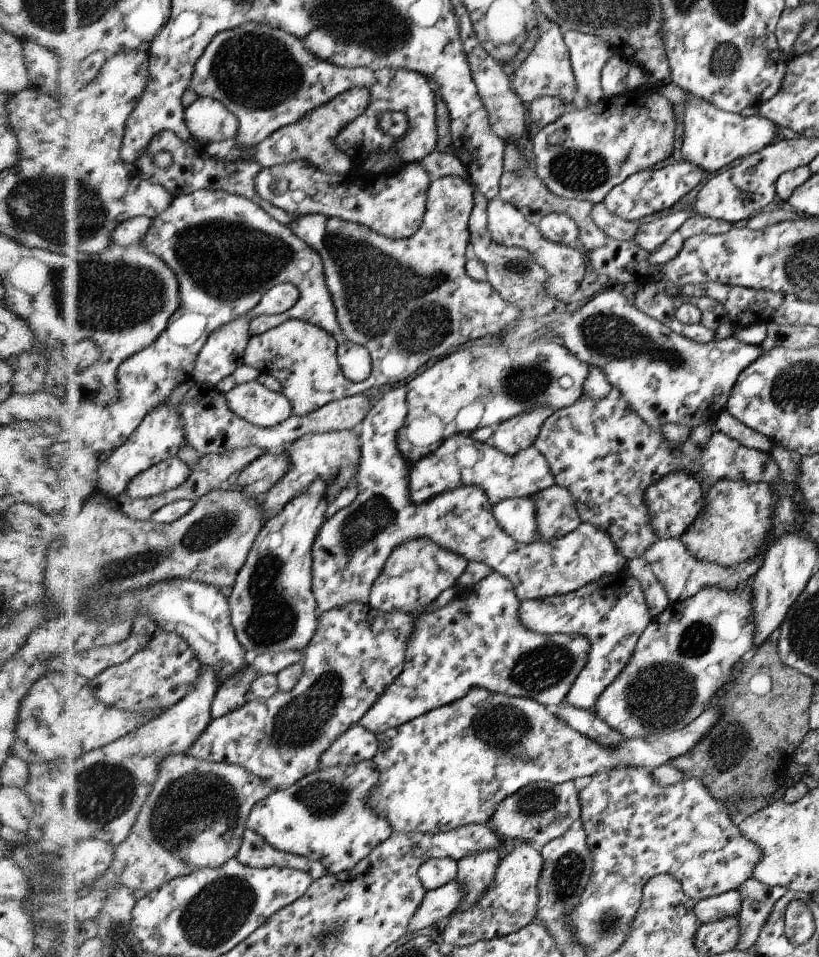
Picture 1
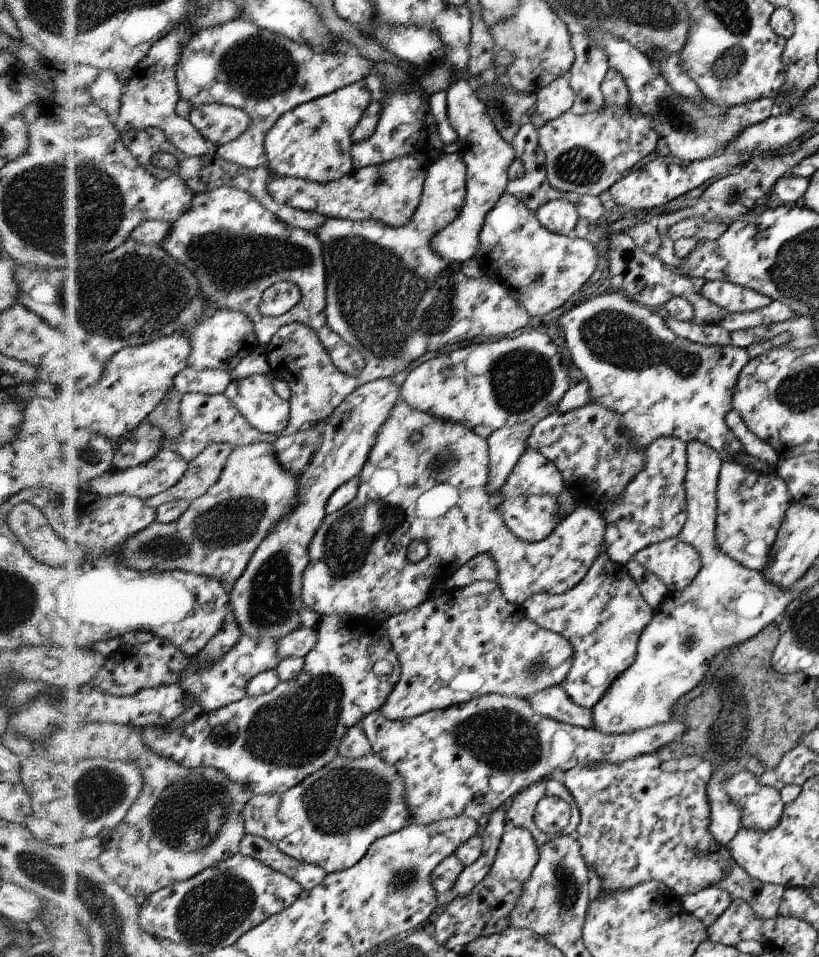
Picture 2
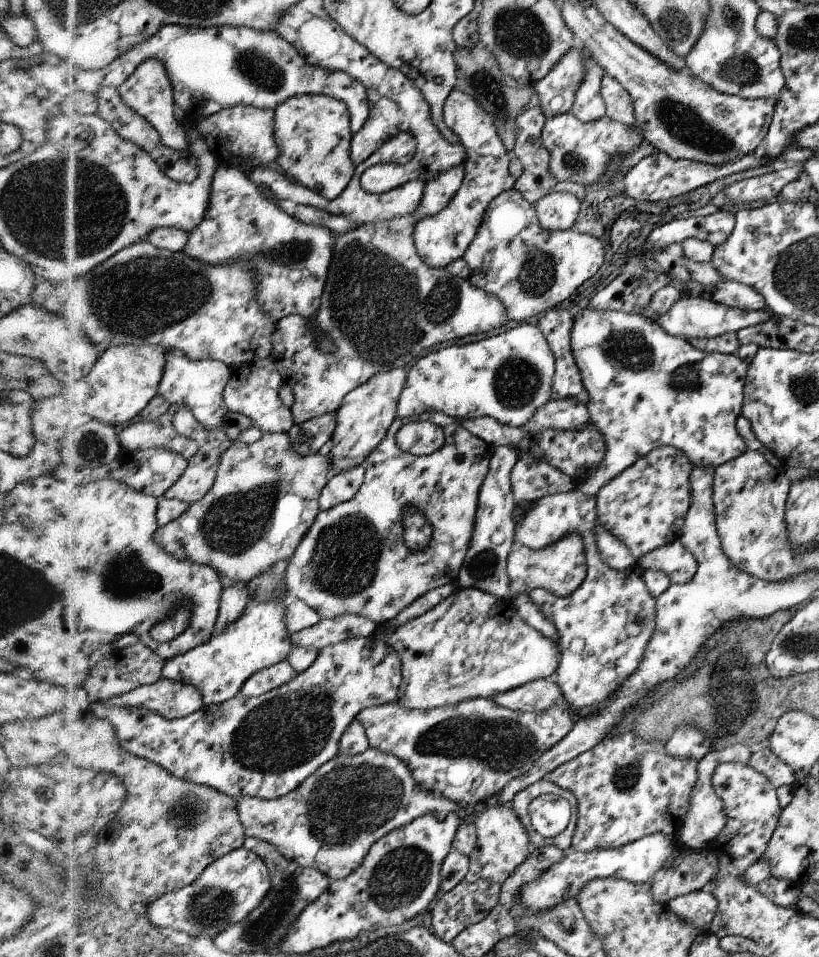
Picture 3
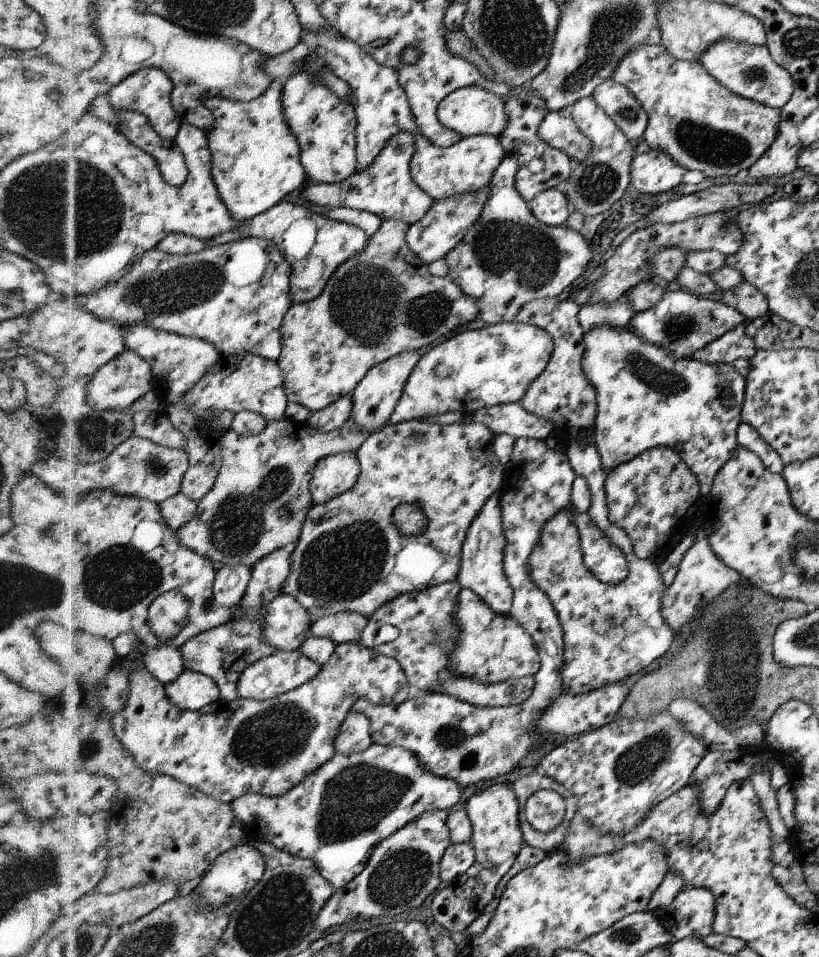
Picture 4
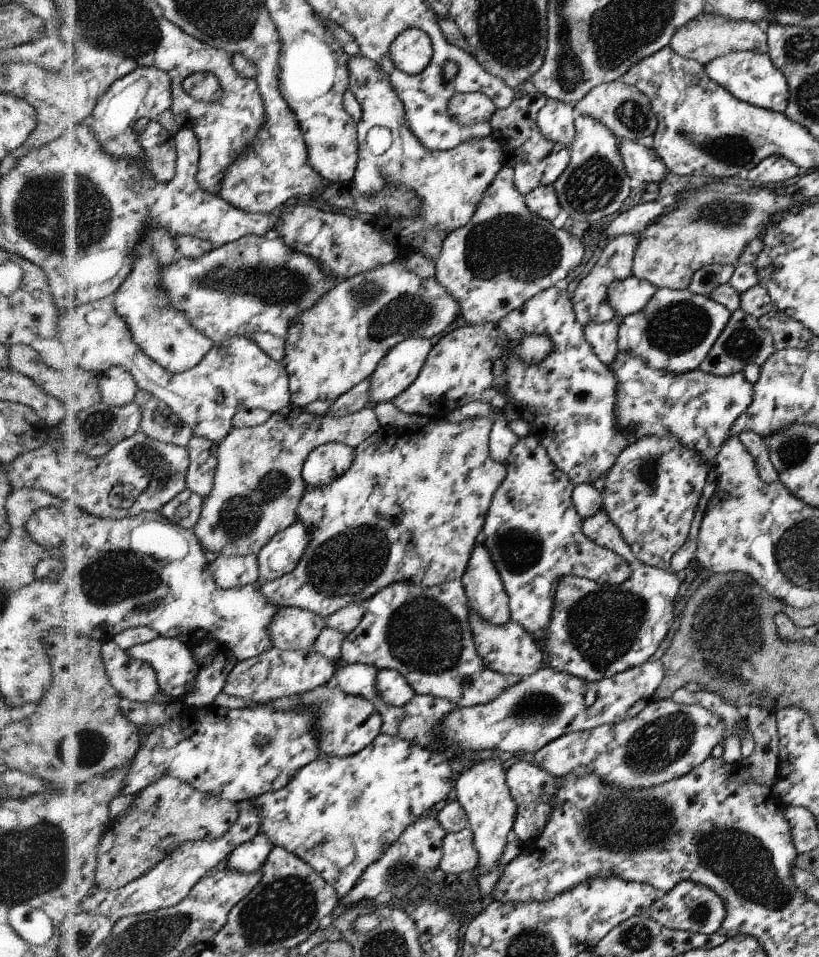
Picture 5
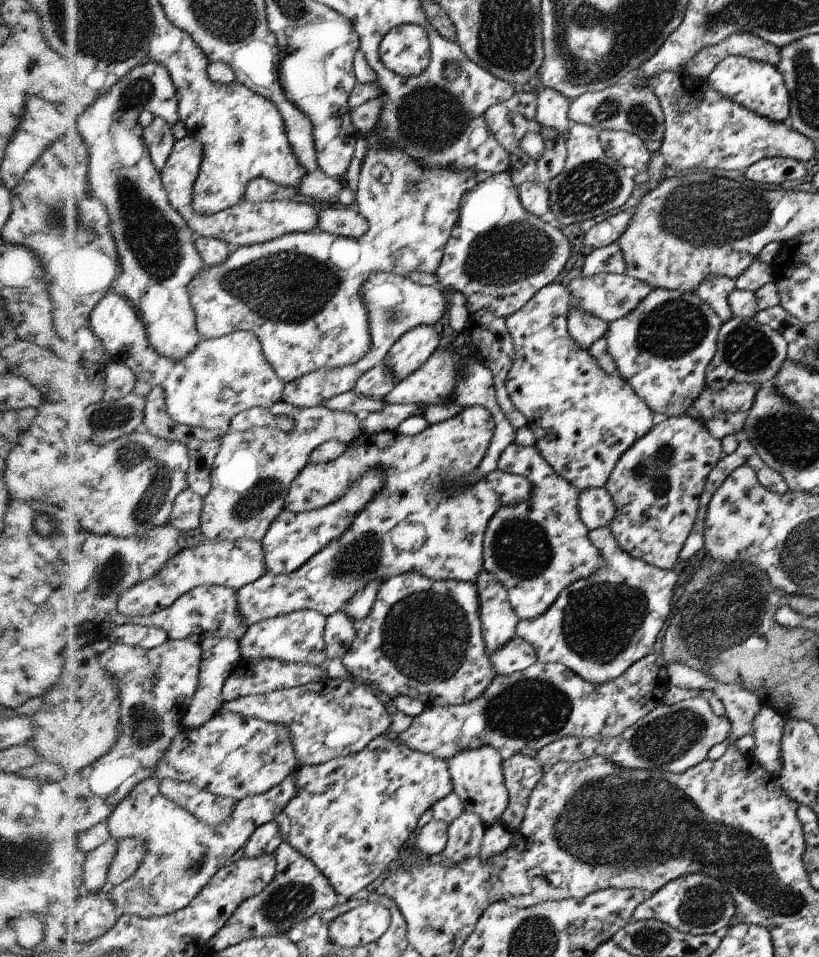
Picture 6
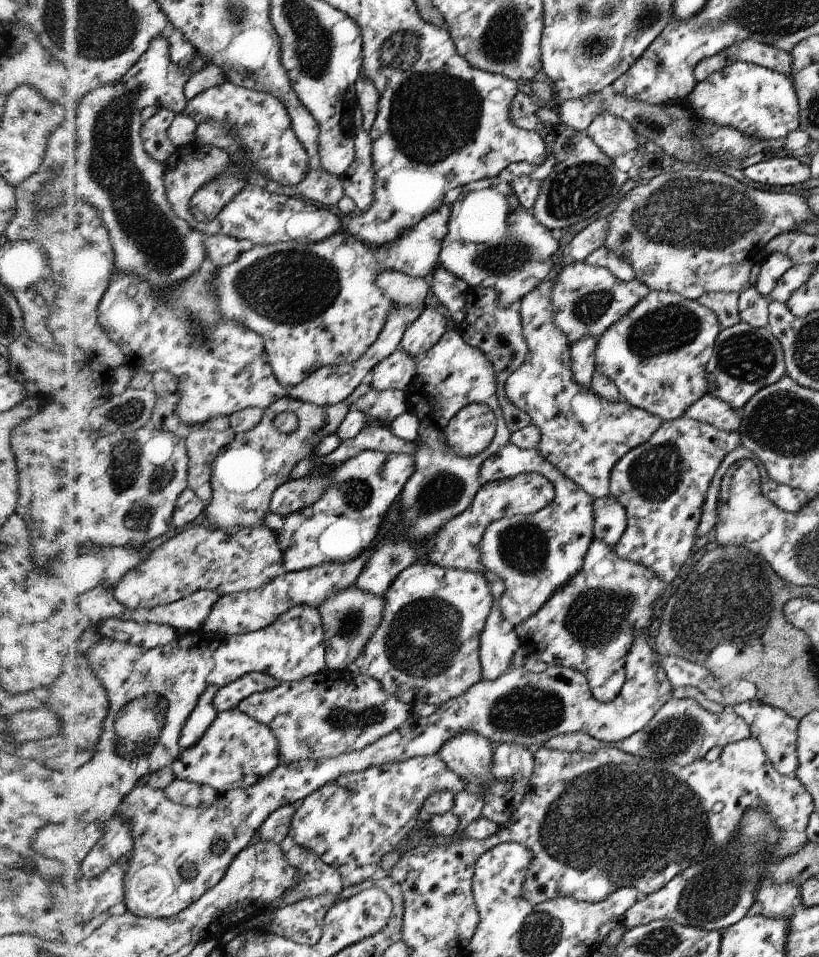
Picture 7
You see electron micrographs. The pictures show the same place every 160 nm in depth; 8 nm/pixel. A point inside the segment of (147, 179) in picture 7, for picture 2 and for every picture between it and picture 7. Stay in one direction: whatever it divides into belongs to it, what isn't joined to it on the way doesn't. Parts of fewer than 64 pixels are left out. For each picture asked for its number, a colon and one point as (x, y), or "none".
2: (150, 98)
3: (200, 385)
4: (179, 363)
5: (163, 332)
6: (157, 247)

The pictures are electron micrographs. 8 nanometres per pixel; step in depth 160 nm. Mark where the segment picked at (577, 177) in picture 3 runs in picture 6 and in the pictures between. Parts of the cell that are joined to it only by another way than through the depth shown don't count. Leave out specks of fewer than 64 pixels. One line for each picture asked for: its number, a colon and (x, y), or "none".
4: (557, 129)
5: (555, 120)
6: (551, 112)

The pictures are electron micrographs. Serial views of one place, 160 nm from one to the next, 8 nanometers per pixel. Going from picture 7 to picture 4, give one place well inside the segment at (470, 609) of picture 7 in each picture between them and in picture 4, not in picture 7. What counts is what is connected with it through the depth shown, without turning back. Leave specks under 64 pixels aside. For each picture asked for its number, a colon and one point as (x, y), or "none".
4: (426, 636)
5: (423, 632)
6: (422, 638)

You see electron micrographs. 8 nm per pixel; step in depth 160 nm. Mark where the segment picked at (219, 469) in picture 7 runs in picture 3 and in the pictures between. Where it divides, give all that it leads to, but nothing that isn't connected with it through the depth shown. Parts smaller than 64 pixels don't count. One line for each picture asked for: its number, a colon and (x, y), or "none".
3: (266, 497)
4: (262, 497)
5: (259, 485)
6: (253, 474)

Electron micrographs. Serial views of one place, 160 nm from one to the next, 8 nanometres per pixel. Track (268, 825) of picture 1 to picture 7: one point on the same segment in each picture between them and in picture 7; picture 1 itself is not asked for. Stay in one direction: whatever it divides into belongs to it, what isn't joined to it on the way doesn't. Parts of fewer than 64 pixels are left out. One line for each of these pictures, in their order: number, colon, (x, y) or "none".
2: (330, 819)
3: (329, 823)
4: (336, 816)
5: (339, 814)
6: (351, 814)
7: (350, 823)

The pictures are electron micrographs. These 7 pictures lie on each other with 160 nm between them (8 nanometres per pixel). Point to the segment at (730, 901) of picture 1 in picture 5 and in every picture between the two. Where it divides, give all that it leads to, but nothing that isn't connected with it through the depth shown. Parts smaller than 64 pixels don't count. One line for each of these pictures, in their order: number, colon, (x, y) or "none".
2: (707, 904)
3: (698, 907)
4: (690, 913)
5: (690, 907)

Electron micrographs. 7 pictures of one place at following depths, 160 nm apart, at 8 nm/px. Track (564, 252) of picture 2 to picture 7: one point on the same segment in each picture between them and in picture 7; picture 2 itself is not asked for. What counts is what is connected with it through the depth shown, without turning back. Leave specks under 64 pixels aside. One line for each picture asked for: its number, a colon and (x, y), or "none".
3: (531, 269)
4: (507, 258)
5: (504, 255)
6: (499, 255)
7: (492, 241)

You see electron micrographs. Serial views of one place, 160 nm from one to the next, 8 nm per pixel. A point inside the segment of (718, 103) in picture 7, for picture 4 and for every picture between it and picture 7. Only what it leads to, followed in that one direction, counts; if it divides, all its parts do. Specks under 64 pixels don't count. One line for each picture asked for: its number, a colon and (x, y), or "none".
4: (748, 70)
5: (750, 76)
6: (757, 85)

